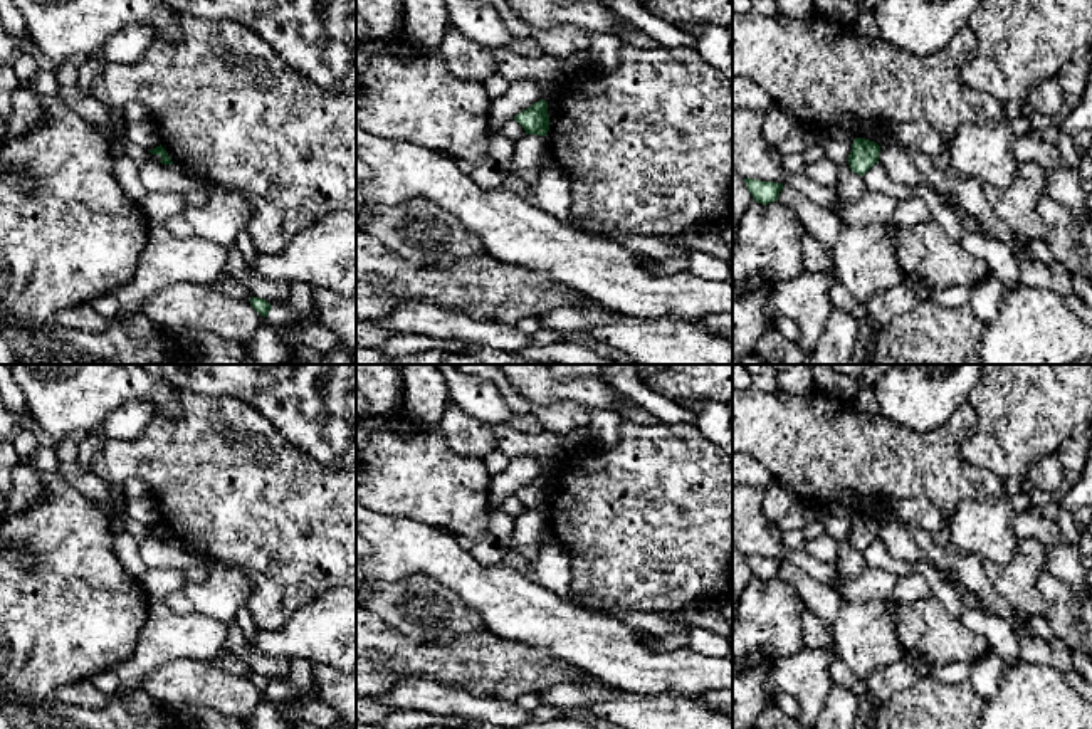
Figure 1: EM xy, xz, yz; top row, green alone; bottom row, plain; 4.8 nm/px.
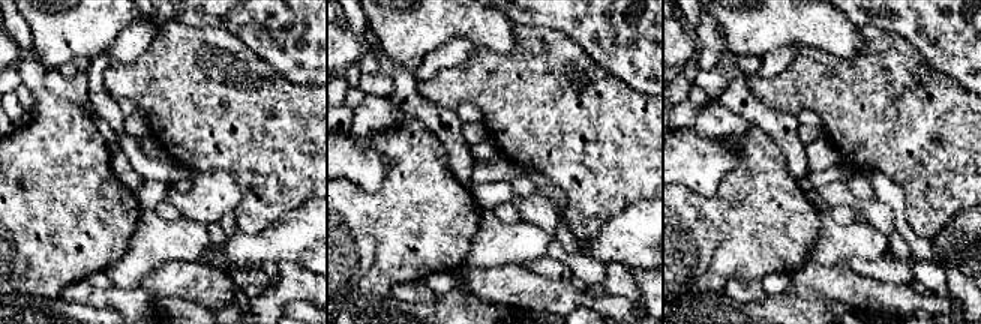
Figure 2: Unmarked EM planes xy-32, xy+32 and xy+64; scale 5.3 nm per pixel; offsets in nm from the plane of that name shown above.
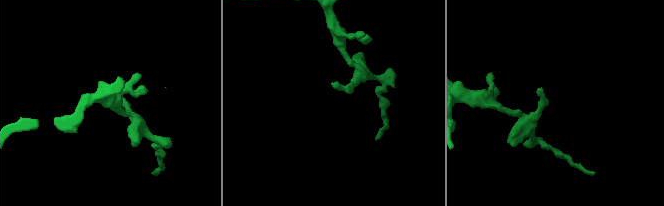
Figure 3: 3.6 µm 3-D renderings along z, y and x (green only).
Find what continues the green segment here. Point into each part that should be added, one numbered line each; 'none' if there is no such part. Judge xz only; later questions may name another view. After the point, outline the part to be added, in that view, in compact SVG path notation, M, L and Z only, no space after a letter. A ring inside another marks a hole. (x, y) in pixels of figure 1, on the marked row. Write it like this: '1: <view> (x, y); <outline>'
none

